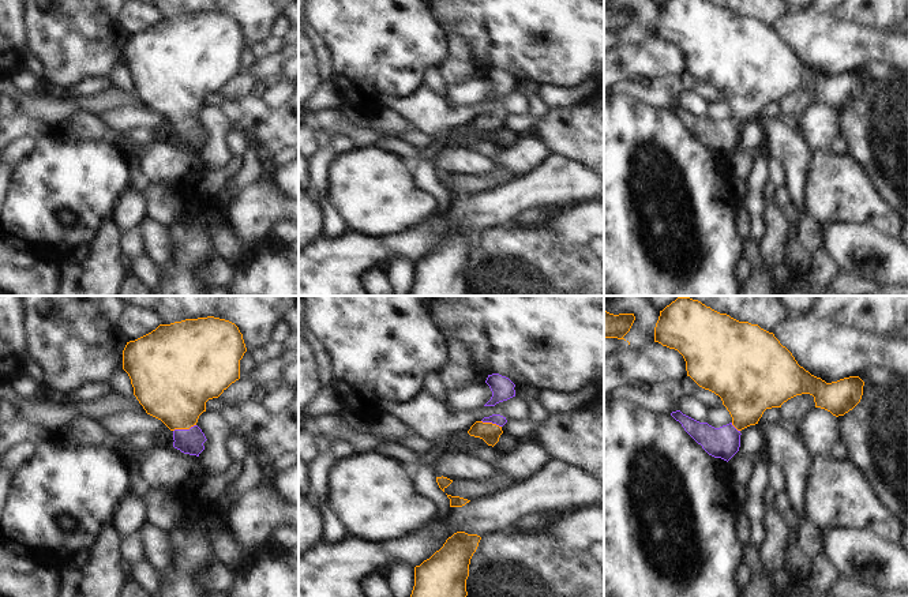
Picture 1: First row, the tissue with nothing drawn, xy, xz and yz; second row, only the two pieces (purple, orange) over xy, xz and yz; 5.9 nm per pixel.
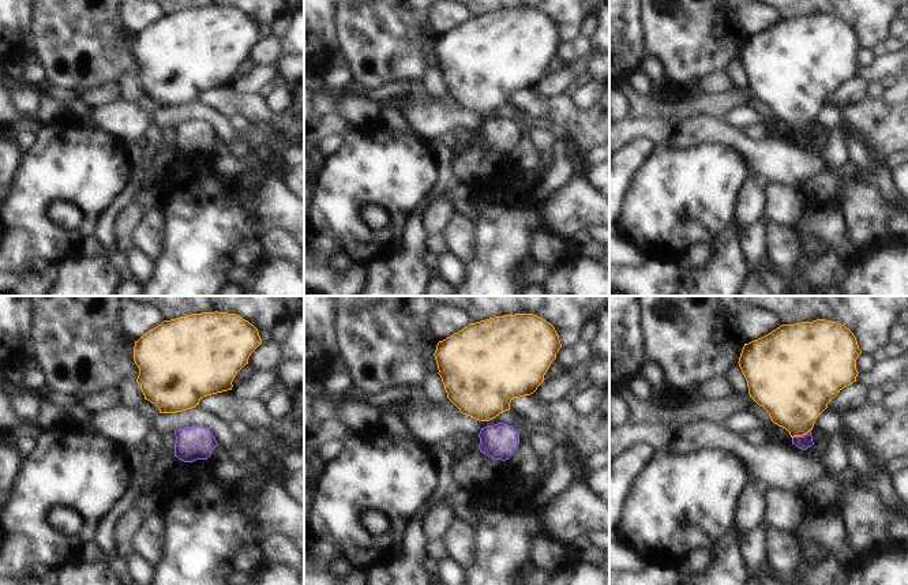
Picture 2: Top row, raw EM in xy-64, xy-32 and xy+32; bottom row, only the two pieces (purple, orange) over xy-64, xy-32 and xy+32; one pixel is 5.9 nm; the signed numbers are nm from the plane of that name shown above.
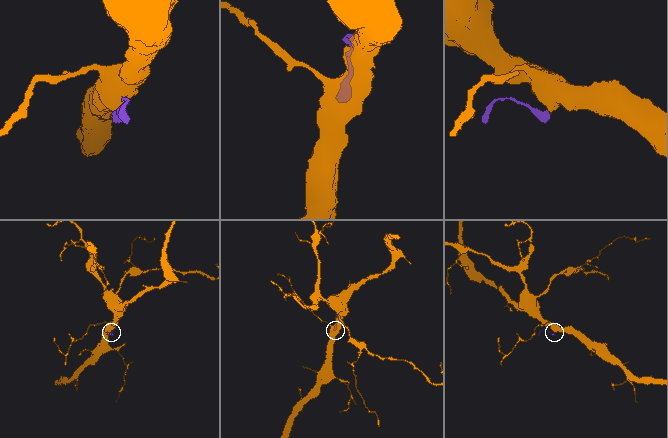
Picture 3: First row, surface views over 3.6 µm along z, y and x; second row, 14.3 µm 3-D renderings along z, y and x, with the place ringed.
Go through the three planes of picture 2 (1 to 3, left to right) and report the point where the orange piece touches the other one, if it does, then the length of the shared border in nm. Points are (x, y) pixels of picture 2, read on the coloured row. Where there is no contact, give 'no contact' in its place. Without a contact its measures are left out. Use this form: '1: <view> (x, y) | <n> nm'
1: no contact
2: no contact
3: xy+32 (800, 437) | 120 nm

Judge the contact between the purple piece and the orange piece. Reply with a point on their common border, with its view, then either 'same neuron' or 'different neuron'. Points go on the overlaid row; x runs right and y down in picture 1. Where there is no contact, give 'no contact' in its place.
xy (184, 430) | same neuron

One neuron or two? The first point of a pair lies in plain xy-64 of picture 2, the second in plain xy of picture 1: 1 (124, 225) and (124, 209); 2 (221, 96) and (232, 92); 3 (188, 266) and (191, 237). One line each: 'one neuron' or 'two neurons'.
1: one neuron
2: two neurons
3: one neuron

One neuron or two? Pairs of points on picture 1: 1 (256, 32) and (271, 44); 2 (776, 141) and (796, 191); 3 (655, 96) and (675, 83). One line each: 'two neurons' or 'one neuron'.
1: two neurons
2: one neuron
3: one neuron

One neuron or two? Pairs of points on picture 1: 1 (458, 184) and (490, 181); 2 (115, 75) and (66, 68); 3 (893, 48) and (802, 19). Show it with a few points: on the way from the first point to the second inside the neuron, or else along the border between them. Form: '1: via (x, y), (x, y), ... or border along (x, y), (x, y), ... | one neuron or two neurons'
1: via (466, 184), (481, 184) | one neuron
2: border along (122, 62), (108, 75) | two neurons
3: via (870, 47), (830, 47), (825, 42) | one neuron

